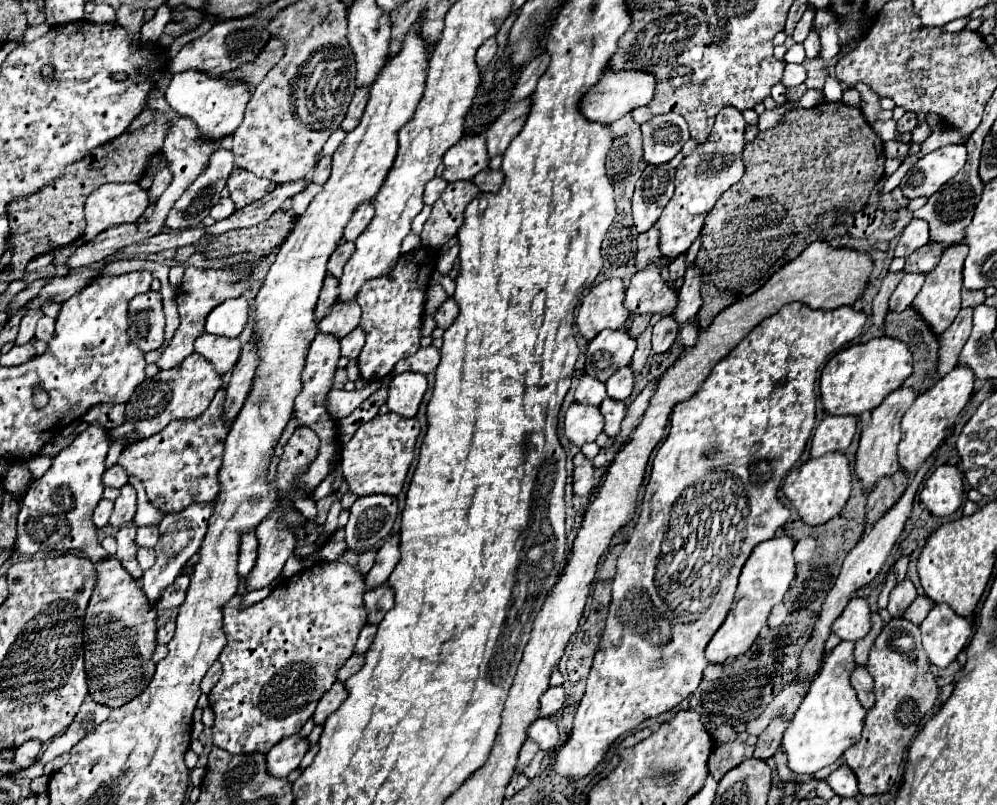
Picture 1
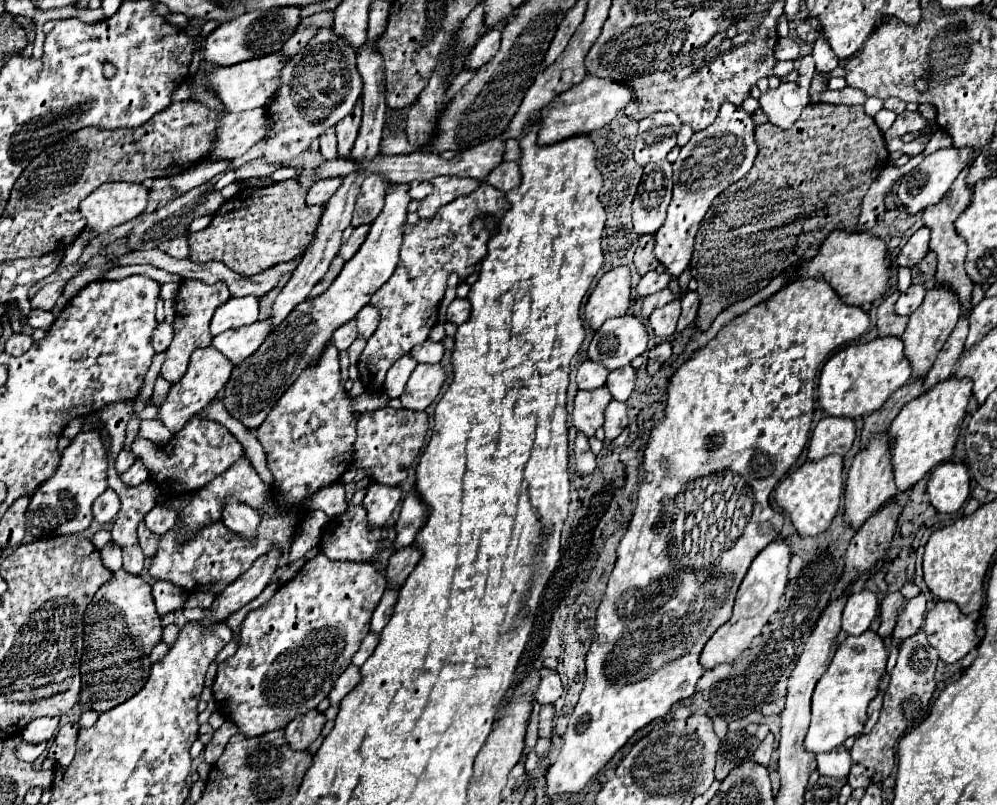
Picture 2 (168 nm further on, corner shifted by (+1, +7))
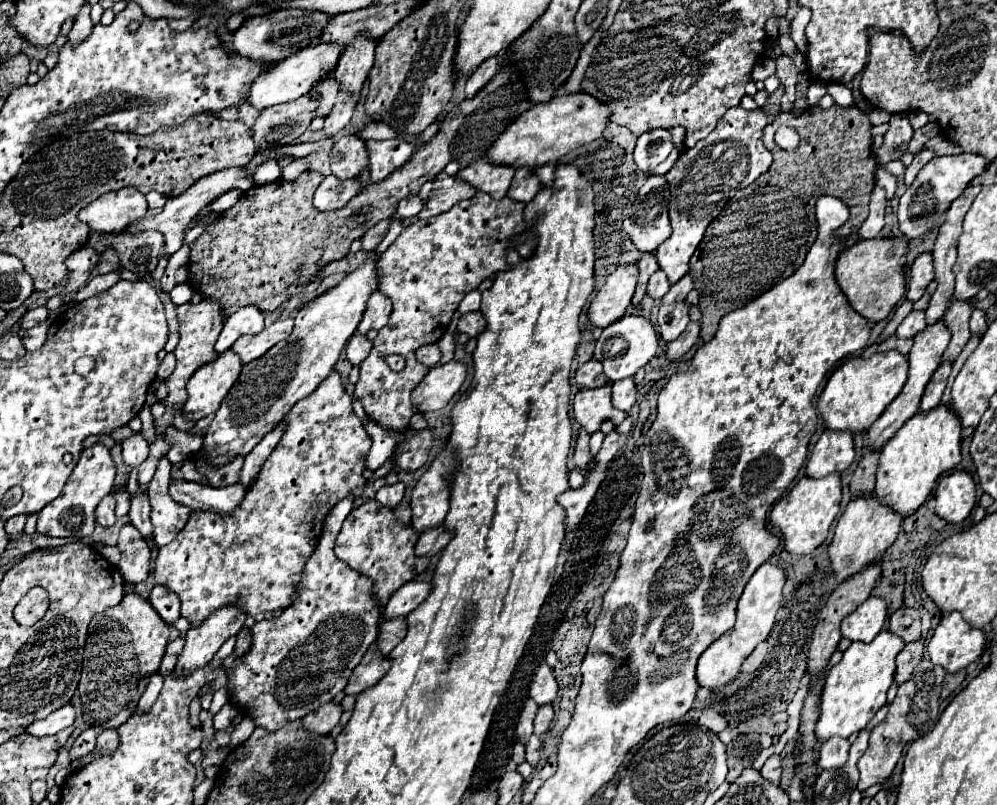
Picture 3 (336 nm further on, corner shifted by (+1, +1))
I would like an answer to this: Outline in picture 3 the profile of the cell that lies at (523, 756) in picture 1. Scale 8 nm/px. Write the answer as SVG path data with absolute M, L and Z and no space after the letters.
M528 699L526 705L524 705L524 711L520 713L520 721L516 725L516 735L518 735L518 741L520 743L526 743L530 739L530 735L534 733L534 717L536 717L536 711L538 711L538 705Z

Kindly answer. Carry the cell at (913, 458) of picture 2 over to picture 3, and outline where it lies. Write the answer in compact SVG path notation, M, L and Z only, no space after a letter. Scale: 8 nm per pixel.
M938 405L928 413L910 417L898 429L898 435L894 435L882 449L876 473L878 497L904 517L916 511L928 499L936 479L960 463L960 431L960 419L950 405Z

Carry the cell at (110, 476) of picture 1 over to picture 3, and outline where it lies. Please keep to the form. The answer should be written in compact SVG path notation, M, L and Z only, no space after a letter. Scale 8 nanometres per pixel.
M140 433L122 443L122 457L128 467L138 467L148 457L148 443L142 439Z

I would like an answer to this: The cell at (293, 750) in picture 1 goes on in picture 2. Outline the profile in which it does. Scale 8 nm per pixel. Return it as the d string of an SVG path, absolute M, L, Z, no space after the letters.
M312 709L310 713L304 713L302 717L296 717L286 725L286 739L292 749L306 749L322 731L326 723L324 713Z

